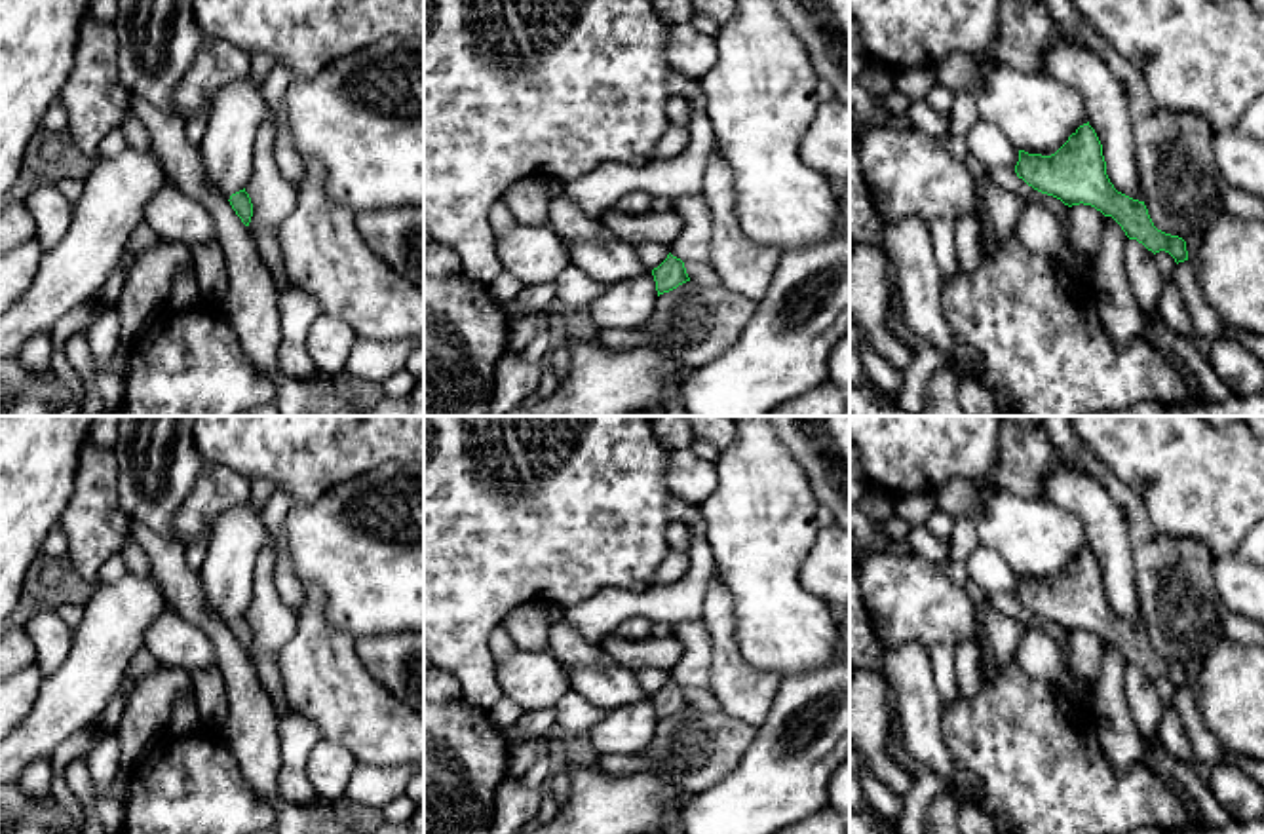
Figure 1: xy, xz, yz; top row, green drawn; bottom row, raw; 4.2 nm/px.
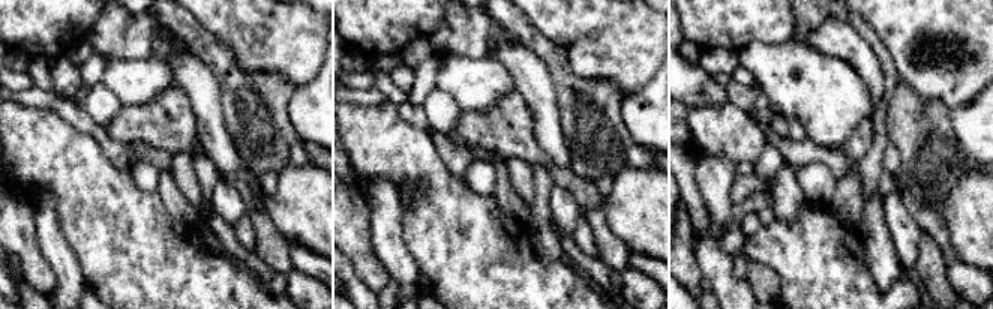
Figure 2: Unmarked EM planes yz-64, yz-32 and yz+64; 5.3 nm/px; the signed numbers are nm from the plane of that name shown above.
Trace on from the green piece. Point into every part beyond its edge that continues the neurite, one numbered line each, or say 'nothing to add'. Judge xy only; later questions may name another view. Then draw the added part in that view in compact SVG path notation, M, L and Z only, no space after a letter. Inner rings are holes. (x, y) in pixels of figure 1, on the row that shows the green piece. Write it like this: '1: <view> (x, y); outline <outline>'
nothing to add

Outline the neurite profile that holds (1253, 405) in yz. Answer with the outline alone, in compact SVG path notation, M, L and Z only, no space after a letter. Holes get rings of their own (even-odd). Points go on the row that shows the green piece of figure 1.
M1264 389L1249 397L1230 395L1226 401L1209 403L1165 405L1142 401L1125 410L1085 416L1264 416Z

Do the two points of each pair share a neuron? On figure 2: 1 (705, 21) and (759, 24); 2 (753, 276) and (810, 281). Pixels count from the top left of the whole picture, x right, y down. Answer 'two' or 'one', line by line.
1: one
2: two

